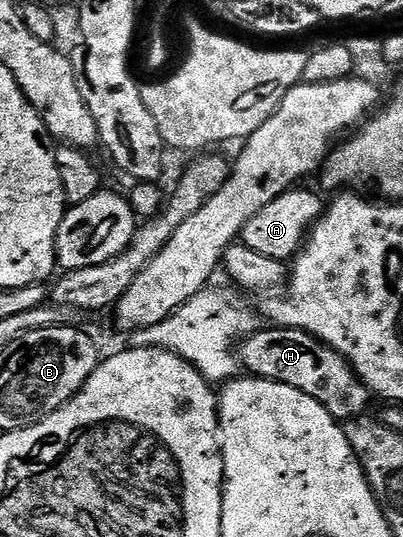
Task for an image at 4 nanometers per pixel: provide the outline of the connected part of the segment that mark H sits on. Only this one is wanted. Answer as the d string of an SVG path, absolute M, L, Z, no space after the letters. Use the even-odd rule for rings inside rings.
M261 327L239 342L238 361L253 378L262 381L280 381L290 389L302 391L321 405L333 421L346 422L359 417L370 400L367 387L352 370L352 364L338 351L322 343L314 335L297 329Z

